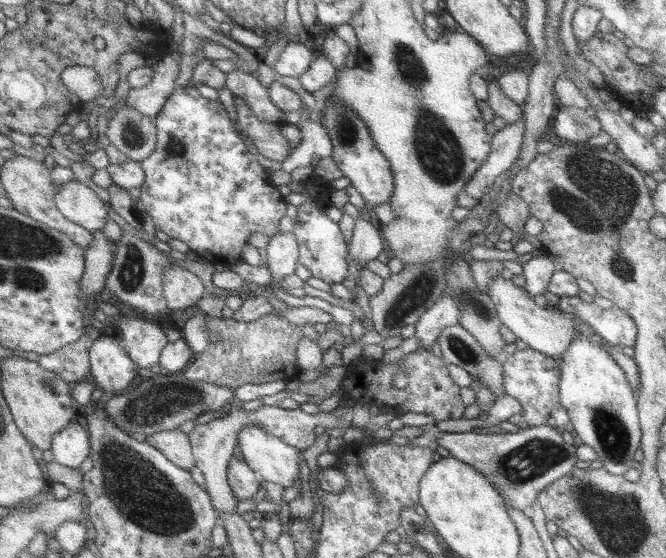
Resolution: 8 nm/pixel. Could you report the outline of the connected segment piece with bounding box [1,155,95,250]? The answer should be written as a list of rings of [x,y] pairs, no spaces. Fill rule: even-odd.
[[[17,156],[12,160],[8,160],[3,167],[4,184],[10,195],[10,200],[14,208],[20,212],[29,214],[34,217],[34,220],[45,222],[53,229],[61,230],[67,235],[70,235],[75,241],[78,241],[86,250],[94,242],[94,232],[72,222],[61,210],[57,207],[57,194],[60,187],[56,187],[52,182],[52,169],[48,168],[46,164],[36,161],[30,157]]]

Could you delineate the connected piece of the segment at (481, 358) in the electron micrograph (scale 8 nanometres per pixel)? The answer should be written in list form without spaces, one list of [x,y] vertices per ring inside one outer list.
[[[458,324],[444,328],[436,341],[446,363],[461,366],[477,377],[493,392],[495,398],[506,396],[502,360],[491,358],[463,326]]]

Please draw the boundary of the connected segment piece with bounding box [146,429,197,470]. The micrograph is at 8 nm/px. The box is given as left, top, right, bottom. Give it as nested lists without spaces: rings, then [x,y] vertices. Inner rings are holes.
[[[180,429],[165,430],[147,438],[146,441],[165,452],[169,459],[181,465],[181,468],[194,470],[197,467],[197,456],[193,451],[190,434]]]

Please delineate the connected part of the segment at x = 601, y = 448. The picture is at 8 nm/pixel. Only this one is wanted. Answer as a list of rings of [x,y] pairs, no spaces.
[[[579,332],[569,344],[566,354],[560,358],[559,403],[566,409],[574,430],[572,434],[579,444],[592,446],[598,456],[596,465],[613,476],[624,475],[633,468],[634,454],[641,448],[642,431],[639,425],[637,396],[626,380],[625,372],[614,362],[599,341],[586,332]]]

